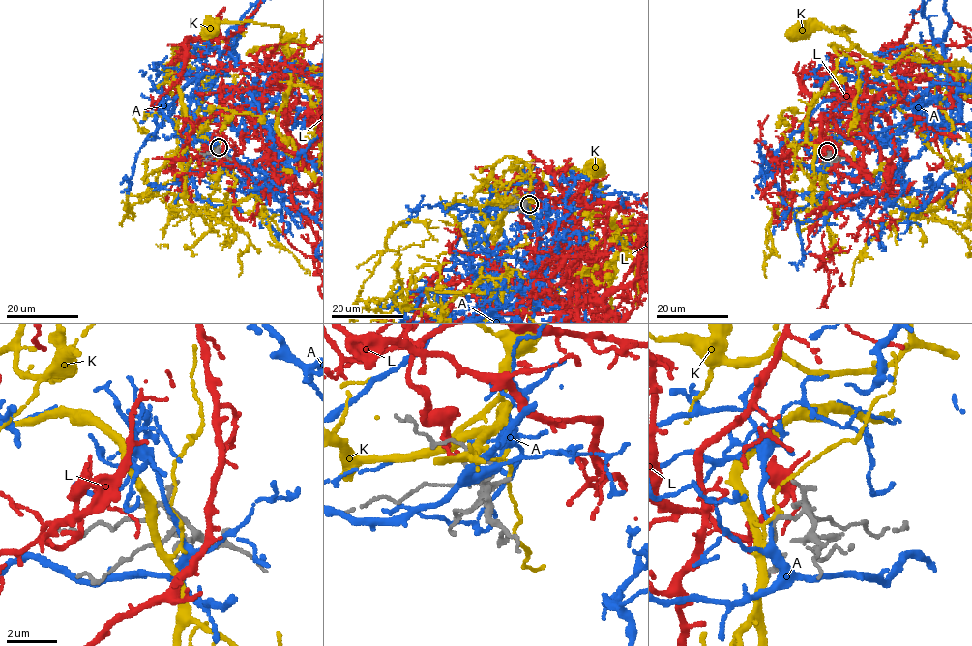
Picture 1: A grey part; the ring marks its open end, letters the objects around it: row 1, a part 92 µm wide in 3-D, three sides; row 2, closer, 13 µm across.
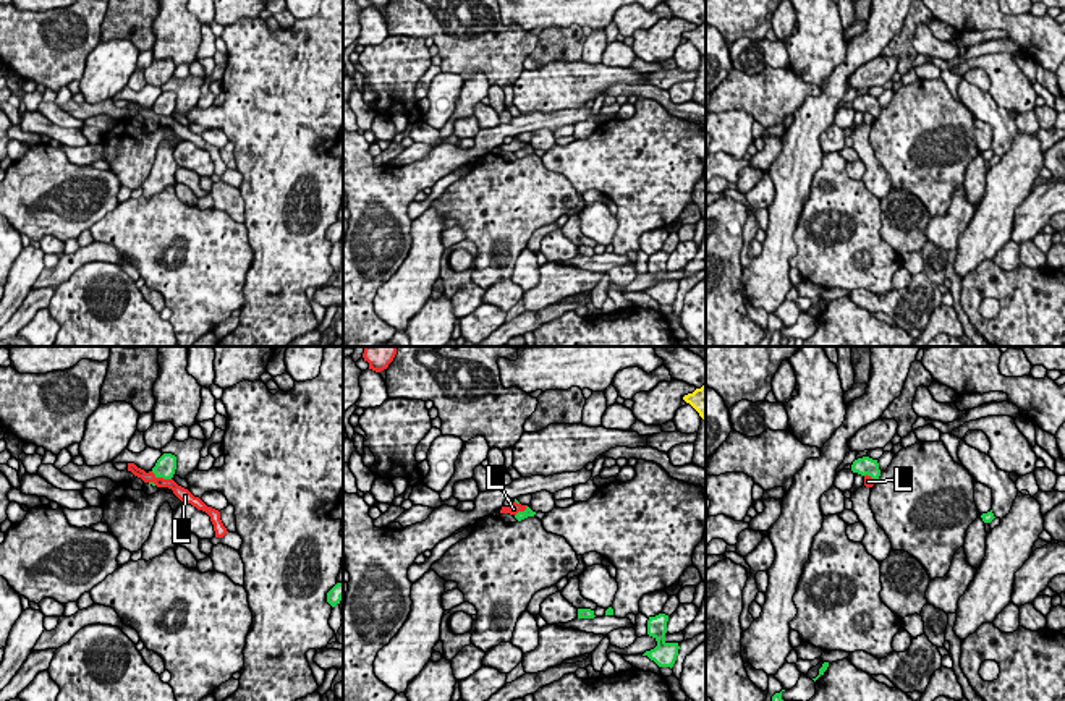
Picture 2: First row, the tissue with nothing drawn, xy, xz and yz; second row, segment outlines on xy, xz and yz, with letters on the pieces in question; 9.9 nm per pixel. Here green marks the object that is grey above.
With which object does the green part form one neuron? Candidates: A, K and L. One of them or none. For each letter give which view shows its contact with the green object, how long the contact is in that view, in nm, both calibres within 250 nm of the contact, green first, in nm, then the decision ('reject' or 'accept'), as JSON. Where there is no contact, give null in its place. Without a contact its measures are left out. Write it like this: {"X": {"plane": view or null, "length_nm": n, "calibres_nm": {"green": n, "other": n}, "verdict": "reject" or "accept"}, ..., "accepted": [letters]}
{"A": {"plane": null, "verdict": "reject"}, "K": {"plane": null, "verdict": "reject"}, "L": {"plane": "xy", "length_nm": 220, "calibres_nm": {"green": 200, "other": 120}, "verdict": "reject"}, "accepted": []}

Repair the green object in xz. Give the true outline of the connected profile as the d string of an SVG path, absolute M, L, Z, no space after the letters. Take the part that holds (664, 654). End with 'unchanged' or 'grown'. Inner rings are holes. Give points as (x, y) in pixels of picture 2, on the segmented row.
M659 614L656 617L649 617L647 620L647 635L657 641L657 646L651 651L646 651L643 656L647 656L659 667L673 667L678 656L678 643L667 643L667 622L668 615Z | unchanged

